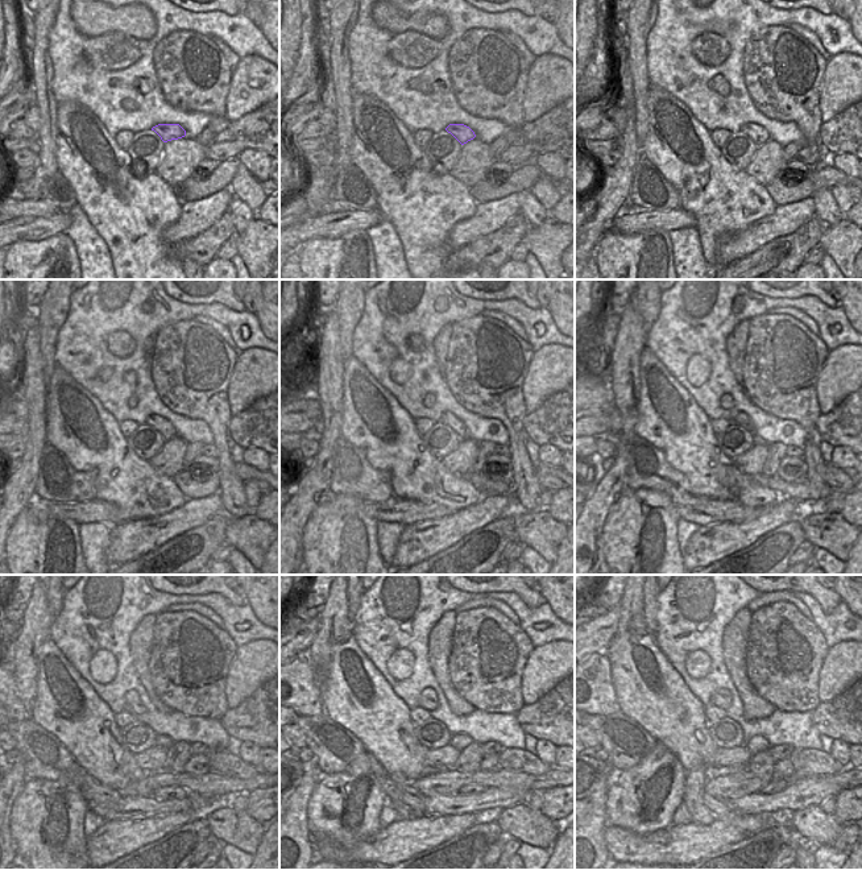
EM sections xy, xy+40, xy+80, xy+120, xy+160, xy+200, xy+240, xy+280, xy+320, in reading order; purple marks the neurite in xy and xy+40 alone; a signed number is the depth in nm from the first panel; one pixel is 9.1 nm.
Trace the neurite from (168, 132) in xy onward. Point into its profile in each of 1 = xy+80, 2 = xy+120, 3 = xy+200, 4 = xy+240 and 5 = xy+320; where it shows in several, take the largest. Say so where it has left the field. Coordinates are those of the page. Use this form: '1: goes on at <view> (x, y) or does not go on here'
1: goes on at xy+80 (759, 135)
2: goes on at xy+120 (161, 425)
3: goes on at xy+200 (726, 402)
4: goes on at xy+240 (133, 705)
5: goes on at xy+320 (721, 697)

